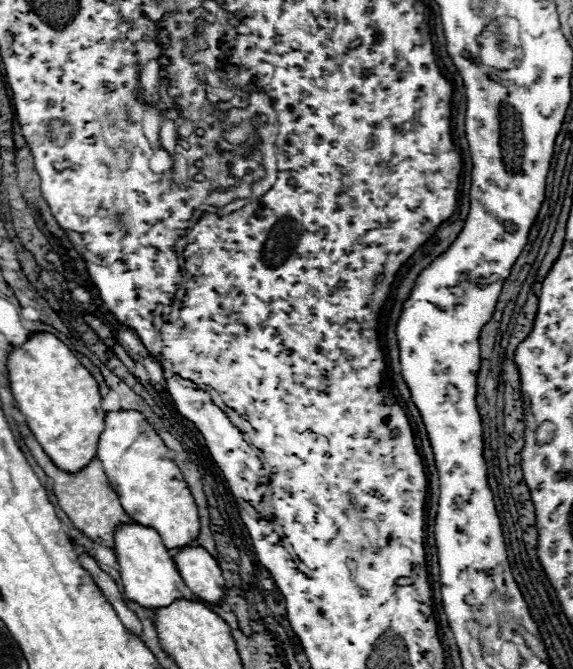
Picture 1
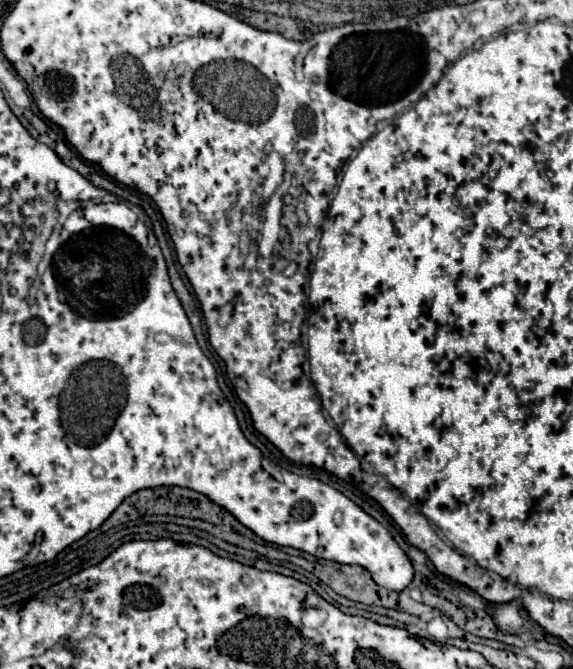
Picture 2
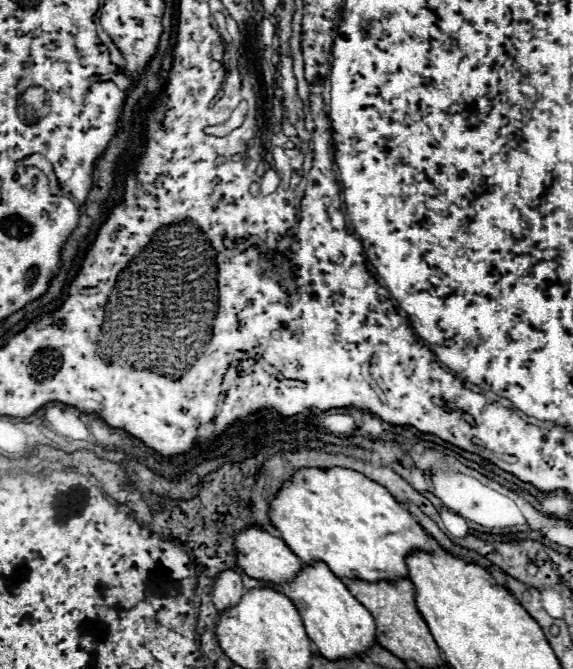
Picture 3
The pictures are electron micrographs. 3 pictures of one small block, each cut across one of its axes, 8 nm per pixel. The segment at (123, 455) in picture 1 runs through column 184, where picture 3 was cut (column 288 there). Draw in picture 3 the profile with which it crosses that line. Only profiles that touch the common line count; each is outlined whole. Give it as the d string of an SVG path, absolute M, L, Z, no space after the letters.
M302 468L286 482L270 506L272 524L282 532L284 542L304 562L326 562L330 570L342 580L364 580L364 582L396 582L408 576L406 558L412 552L434 552L434 544L424 528L402 508L396 498L380 484L366 476L346 468Z

